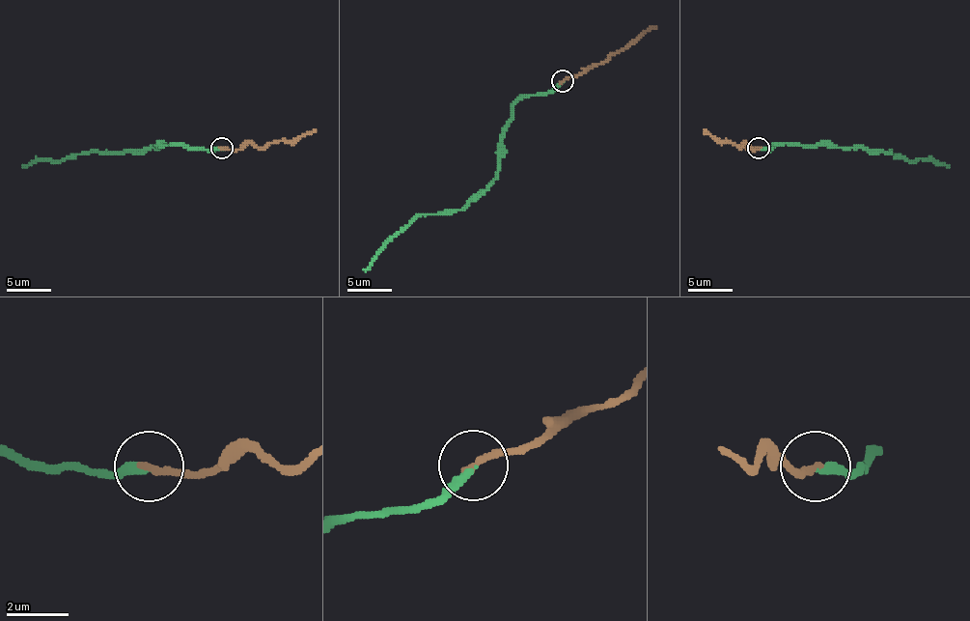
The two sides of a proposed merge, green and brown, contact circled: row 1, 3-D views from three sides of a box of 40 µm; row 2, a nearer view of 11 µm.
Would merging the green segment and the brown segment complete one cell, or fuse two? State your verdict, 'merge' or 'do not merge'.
merge

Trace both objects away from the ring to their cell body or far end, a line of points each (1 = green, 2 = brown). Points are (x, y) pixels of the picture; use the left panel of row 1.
1: (221, 150), (183, 147), (172, 143), (159, 147), (75, 154), (60, 160), (38, 158), (22, 167)
2: (221, 147), (240, 150), (249, 143), (263, 147), (276, 141), (298, 141), (316, 129)

